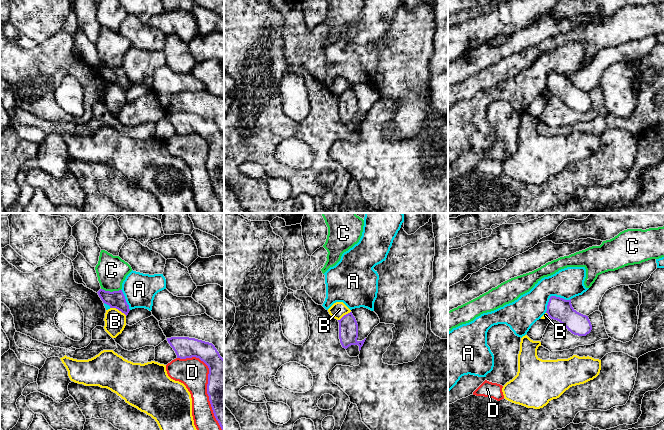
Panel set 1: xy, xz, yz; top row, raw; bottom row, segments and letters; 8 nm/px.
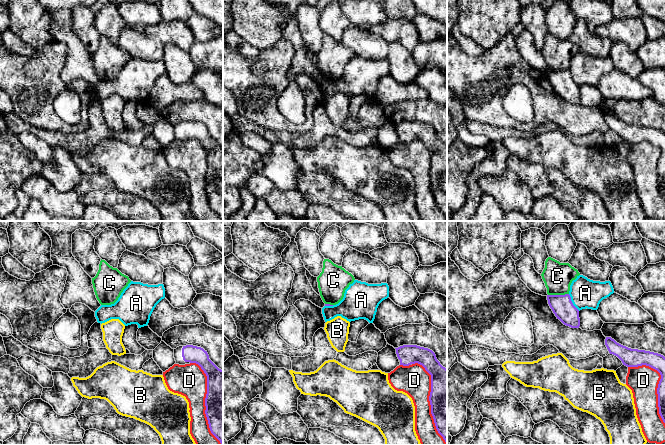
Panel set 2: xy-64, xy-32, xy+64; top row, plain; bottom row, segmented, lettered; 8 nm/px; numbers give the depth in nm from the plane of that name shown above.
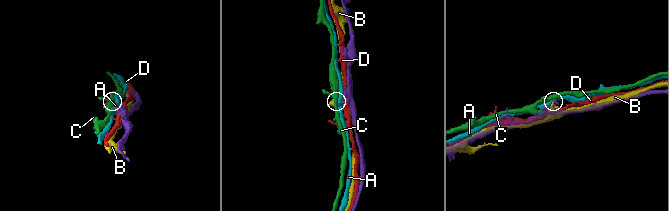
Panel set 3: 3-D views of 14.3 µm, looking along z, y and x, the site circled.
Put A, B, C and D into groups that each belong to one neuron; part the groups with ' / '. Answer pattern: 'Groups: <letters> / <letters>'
Groups: A / B / C / D

